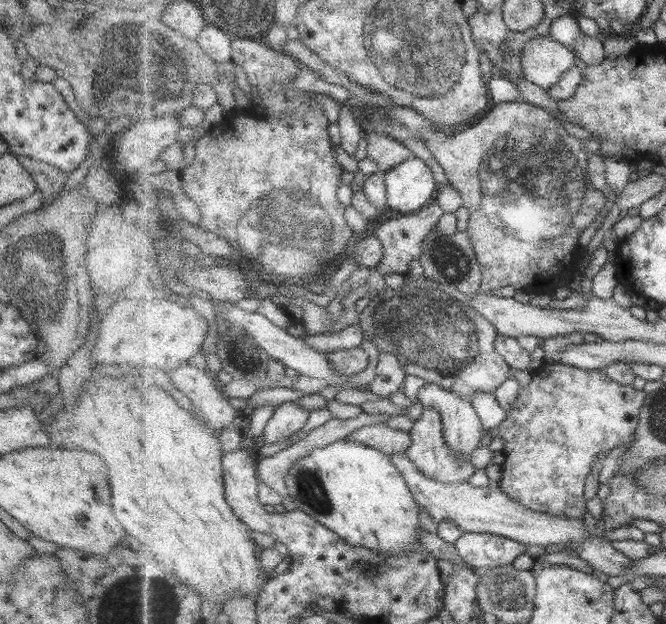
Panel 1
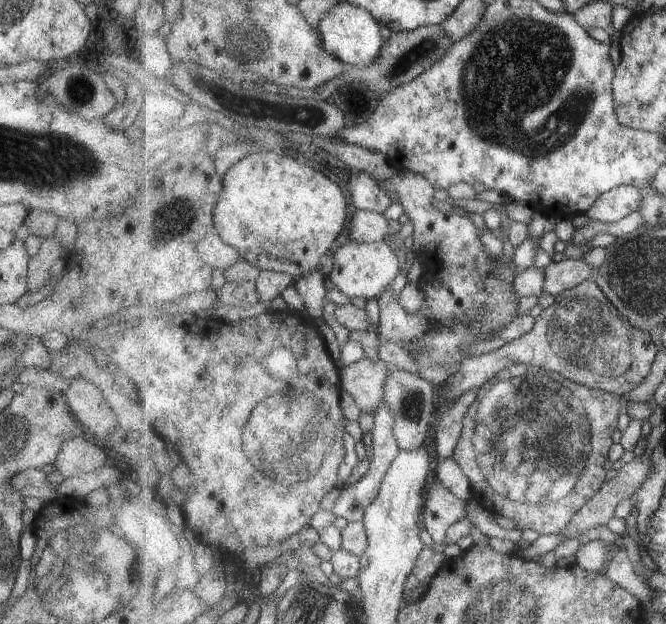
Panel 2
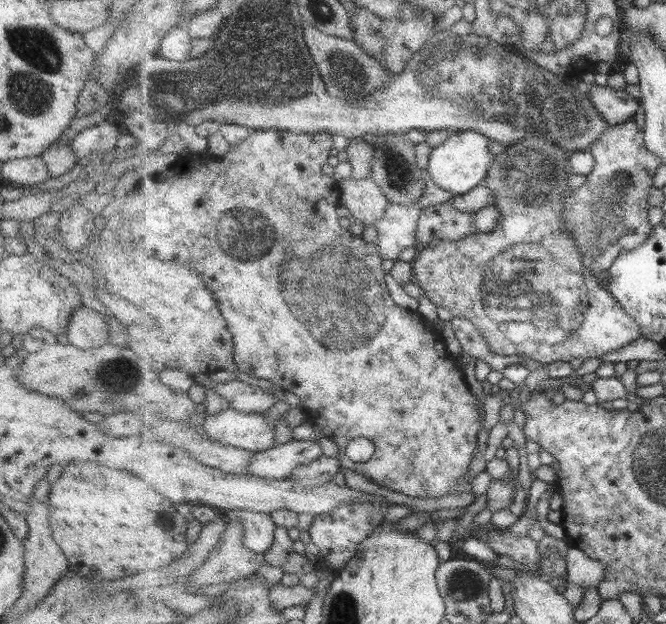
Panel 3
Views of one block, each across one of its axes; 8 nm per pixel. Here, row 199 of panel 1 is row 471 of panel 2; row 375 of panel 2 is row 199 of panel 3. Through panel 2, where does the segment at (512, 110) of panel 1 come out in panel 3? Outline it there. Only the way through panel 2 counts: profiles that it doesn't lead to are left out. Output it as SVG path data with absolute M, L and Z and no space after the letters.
M529 138L520 141L514 146L507 147L503 152L494 155L495 160L489 169L483 184L489 186L495 191L495 208L501 211L499 224L495 226L495 230L487 233L471 234L467 238L457 242L449 240L433 240L427 248L417 251L413 259L413 268L415 273L415 281L423 288L425 295L436 305L448 310L453 317L467 318L477 328L477 331L485 338L489 349L496 354L502 356L513 356L515 354L525 354L527 358L551 365L553 362L564 361L571 362L573 359L594 359L602 358L605 354L612 351L622 350L637 340L642 338L642 329L635 319L629 317L627 311L623 309L623 305L615 297L613 293L606 287L603 287L600 280L589 272L588 264L583 262L581 250L577 246L577 240L573 236L569 236L569 232L565 232L565 192L570 190L567 183L567 176L573 174L571 172L571 164L569 157L573 152L564 150L563 147L547 143L544 139Z

